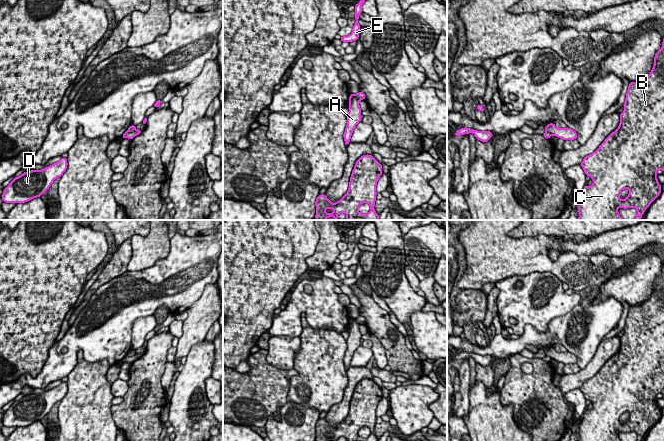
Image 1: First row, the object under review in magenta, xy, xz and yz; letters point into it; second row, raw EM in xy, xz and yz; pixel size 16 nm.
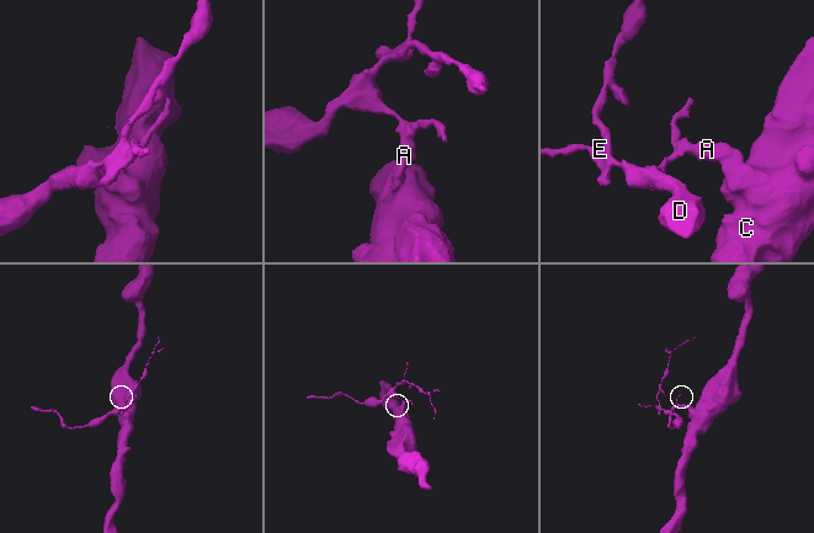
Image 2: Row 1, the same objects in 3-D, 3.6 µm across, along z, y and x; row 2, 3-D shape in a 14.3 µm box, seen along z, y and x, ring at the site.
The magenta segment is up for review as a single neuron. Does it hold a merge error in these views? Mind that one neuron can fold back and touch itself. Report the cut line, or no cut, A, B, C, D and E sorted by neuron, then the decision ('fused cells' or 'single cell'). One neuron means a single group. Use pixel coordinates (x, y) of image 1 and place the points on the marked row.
cut xz (360, 99), (353, 97), (349, 101); groups A B C / D E; fused cells

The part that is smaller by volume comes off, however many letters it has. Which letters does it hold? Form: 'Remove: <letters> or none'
Remove: D, E

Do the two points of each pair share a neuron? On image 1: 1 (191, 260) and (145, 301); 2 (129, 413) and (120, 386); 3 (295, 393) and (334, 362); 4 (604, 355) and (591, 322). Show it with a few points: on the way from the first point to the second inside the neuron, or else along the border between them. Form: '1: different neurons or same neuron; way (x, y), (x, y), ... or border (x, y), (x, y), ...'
1: same neuron; way (178, 273), (168, 283), (150, 288)
2: different neurons; border (127, 381), (128, 388), (123, 397)
3: same neuron; way (305, 389), (324, 372)
4: different neurons; border (601, 340), (596, 353), (587, 363)

